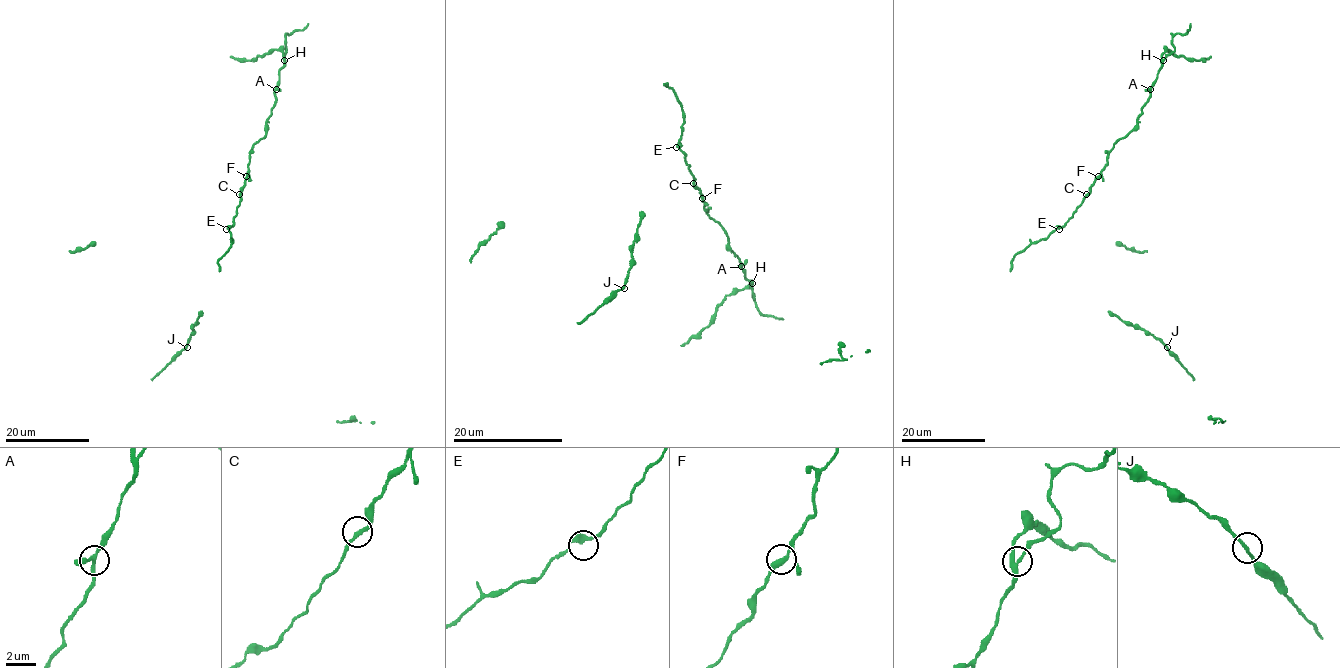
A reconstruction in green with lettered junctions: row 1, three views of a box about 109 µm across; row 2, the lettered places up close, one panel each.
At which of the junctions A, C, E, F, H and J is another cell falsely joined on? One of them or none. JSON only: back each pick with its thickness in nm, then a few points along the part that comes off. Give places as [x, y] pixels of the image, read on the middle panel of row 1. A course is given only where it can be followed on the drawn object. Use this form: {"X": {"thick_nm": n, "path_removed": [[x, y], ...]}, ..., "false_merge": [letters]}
{"H": {"thick_nm": 240, "path_removed": [[752, 283], [757, 309], [763, 315], [783, 319]]}, "false_merge": ["H"]}

